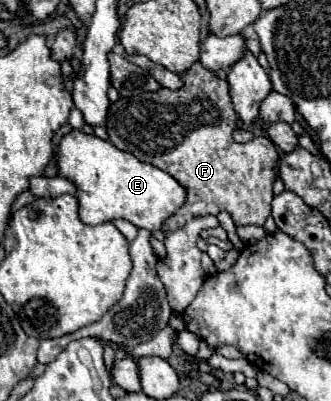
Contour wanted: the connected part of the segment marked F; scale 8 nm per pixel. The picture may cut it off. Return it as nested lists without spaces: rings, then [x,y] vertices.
[[[196,62],[186,76],[182,76],[184,88],[180,90],[168,90],[160,88],[158,92],[144,92],[134,98],[118,98],[108,108],[106,118],[106,132],[110,136],[110,142],[118,148],[134,154],[138,160],[154,164],[156,168],[162,168],[164,172],[170,172],[188,192],[186,204],[166,220],[164,232],[178,230],[182,224],[192,220],[194,216],[206,216],[206,214],[218,214],[220,210],[226,210],[236,218],[238,226],[264,226],[266,218],[270,216],[270,202],[272,202],[272,184],[276,180],[276,168],[280,162],[278,148],[268,138],[254,138],[246,144],[236,144],[232,138],[232,132],[236,128],[238,116],[234,112],[232,100],[230,100],[230,86],[226,80],[218,78],[216,72],[204,68],[200,62]]]

